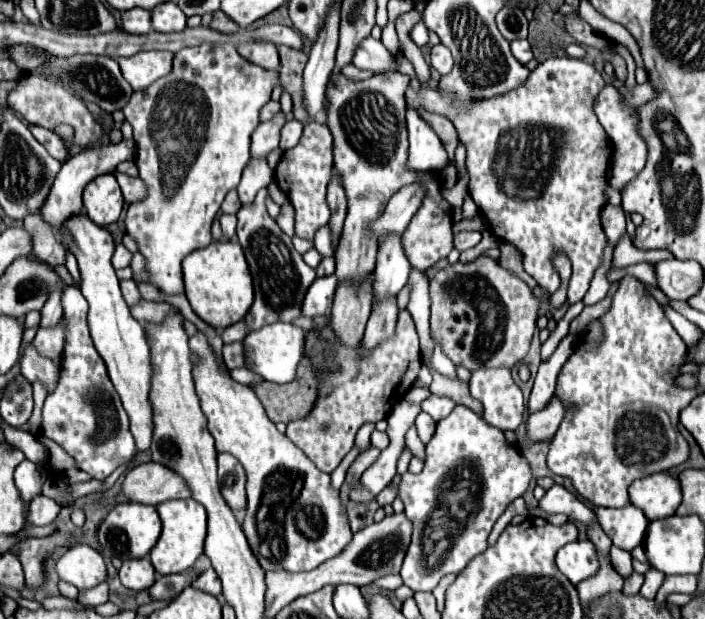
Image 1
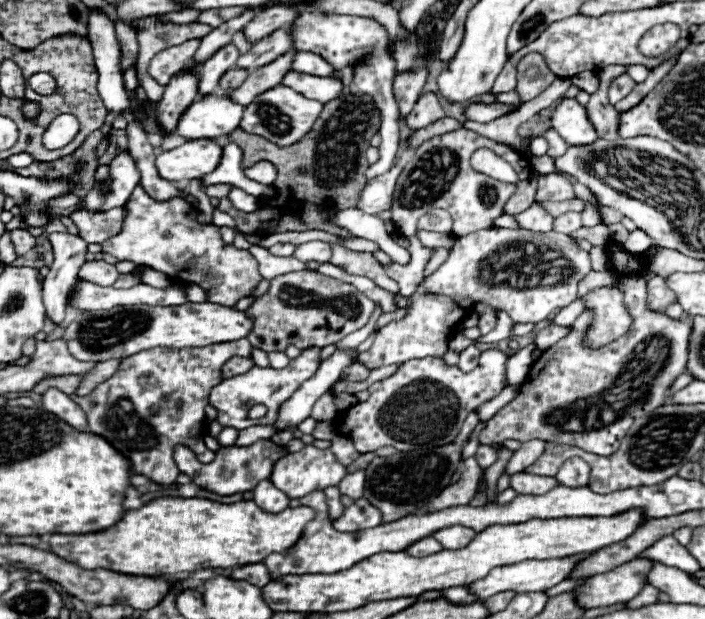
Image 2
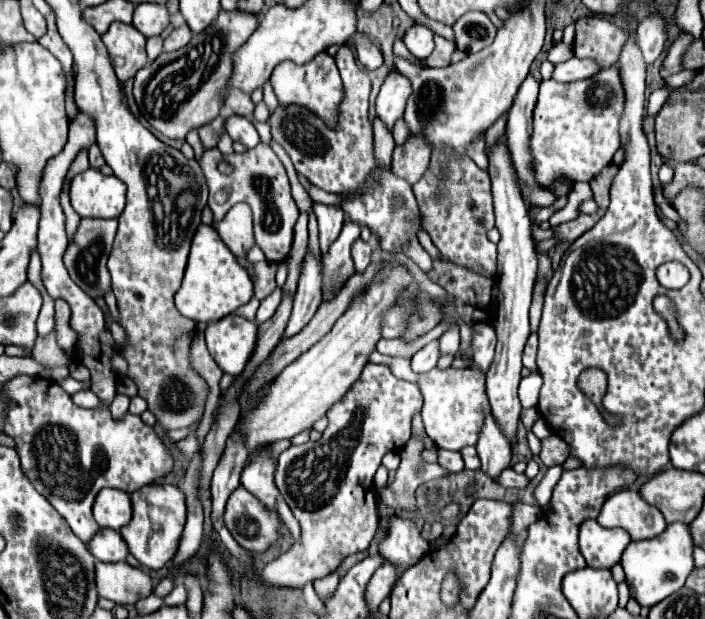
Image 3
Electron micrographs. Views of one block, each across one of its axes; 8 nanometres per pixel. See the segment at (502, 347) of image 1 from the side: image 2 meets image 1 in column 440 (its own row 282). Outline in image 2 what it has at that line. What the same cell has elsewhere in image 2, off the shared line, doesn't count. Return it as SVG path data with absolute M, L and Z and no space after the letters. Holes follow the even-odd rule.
M316 270L276 276L270 280L270 290L258 296L246 310L246 314L254 320L248 340L254 348L264 352L284 352L288 346L306 350L336 344L344 336L366 326L374 312L374 302L362 292L360 296L350 296L356 292L358 290L352 284L324 276Z

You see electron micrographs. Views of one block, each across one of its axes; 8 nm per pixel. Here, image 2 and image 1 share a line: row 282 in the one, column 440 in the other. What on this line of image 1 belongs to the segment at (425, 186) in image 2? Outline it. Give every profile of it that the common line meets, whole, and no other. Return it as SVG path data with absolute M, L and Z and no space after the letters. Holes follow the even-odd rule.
M434 394L422 402L422 410L424 410L426 414L430 414L436 422L438 422L440 418L446 418L446 416L452 412L454 406L456 406L456 404L454 404L452 400L440 398L440 396L434 396Z

